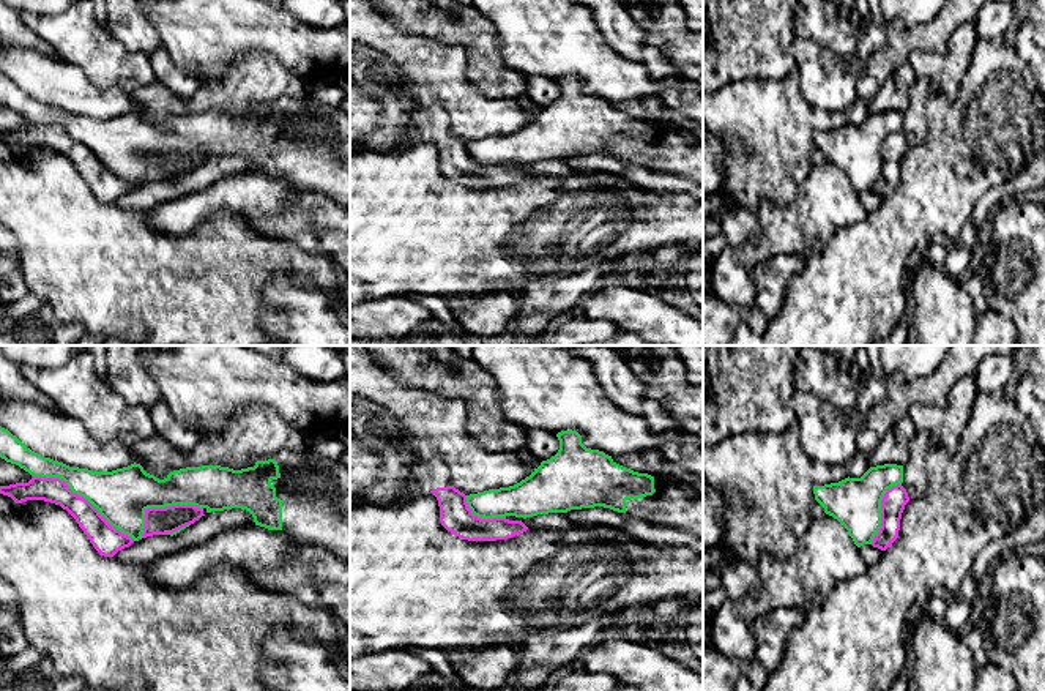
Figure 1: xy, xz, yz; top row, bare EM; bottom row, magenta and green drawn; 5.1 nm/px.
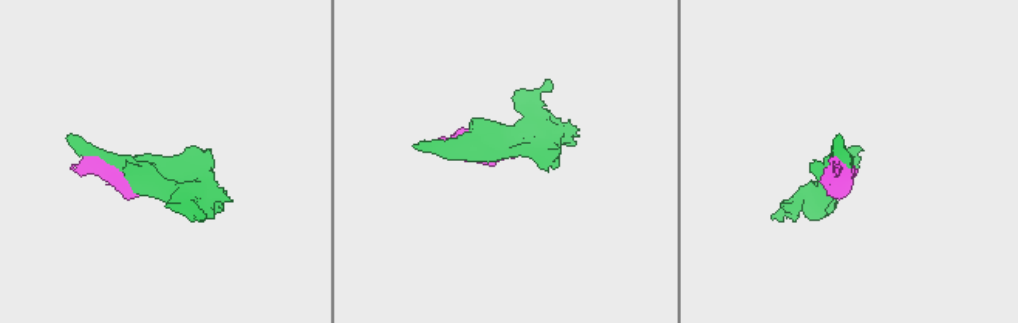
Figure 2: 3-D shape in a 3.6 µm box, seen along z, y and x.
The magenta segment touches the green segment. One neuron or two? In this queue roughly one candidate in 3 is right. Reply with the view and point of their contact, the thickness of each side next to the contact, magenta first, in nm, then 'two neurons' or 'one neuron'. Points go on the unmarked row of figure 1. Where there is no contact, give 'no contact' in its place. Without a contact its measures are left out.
xy (82, 144) | 150/280 nm | two neurons

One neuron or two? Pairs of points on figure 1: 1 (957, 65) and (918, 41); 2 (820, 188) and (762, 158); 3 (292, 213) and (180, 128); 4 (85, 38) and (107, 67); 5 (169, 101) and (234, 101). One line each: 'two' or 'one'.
1: two
2: two
3: two
4: one
5: one

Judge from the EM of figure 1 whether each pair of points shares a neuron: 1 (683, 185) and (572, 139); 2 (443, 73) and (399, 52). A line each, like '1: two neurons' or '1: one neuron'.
1: two neurons
2: one neuron

